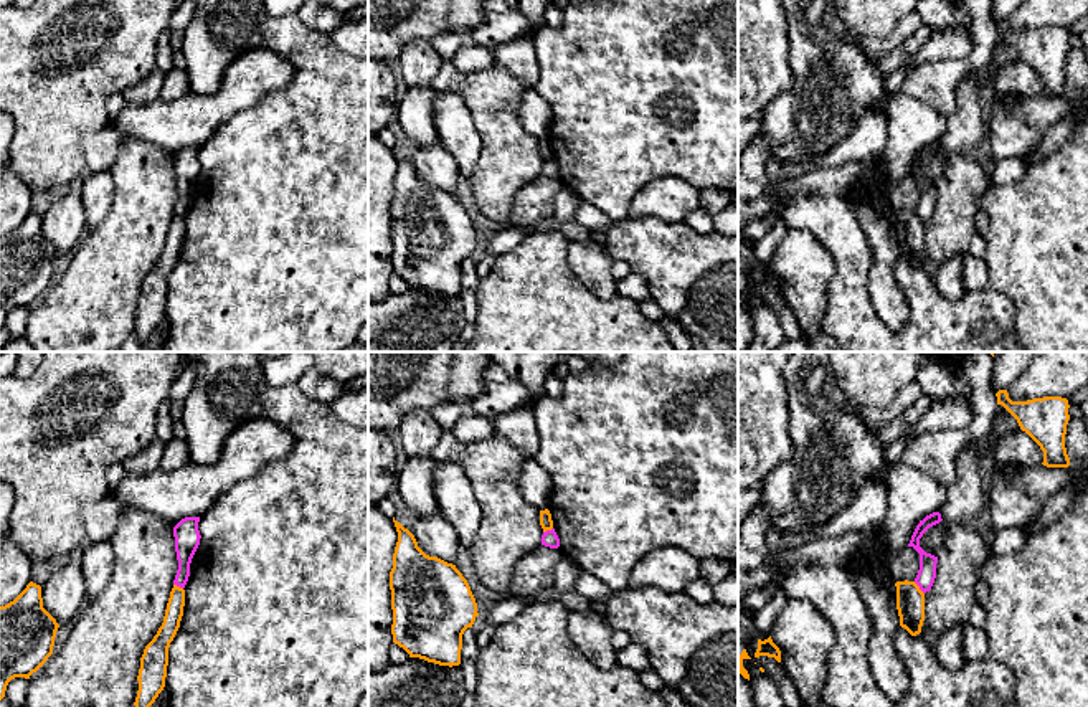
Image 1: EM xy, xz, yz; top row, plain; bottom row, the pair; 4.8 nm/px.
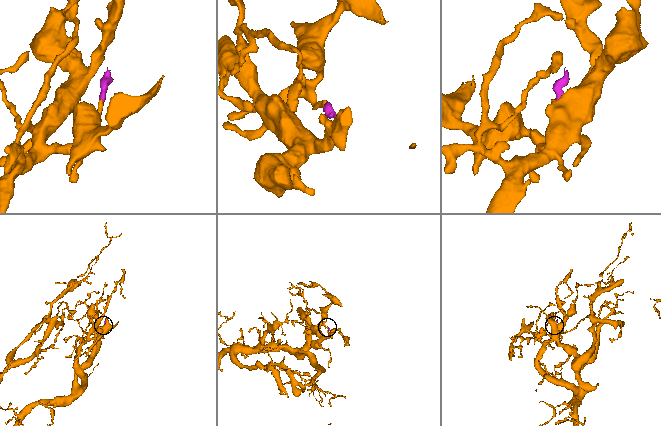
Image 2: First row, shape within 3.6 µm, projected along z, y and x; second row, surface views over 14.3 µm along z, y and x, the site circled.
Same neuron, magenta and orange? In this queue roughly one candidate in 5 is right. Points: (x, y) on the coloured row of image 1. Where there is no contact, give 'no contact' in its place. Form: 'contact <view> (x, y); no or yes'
contact yz (920, 588); no

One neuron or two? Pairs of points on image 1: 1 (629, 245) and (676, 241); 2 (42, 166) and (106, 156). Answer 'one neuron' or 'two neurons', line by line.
1: one neuron
2: two neurons

